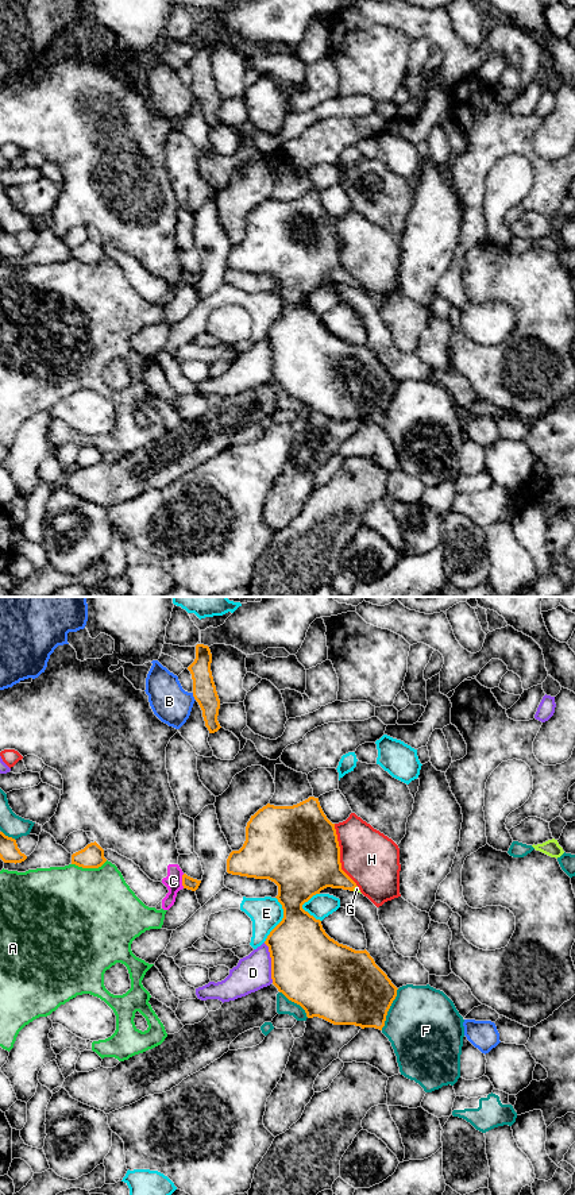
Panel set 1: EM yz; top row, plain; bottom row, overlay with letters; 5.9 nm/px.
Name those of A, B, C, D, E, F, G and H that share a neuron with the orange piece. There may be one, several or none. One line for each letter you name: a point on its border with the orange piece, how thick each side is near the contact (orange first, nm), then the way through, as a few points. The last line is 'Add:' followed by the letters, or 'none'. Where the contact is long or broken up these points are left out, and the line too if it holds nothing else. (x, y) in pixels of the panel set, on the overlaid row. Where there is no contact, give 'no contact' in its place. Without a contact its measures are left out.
G: meets orange in yz at (354, 887); 260 nm thick on the orange side, 30 nm on the other; runs through yz (317, 867), (354, 887), (357, 889)
Add: G

